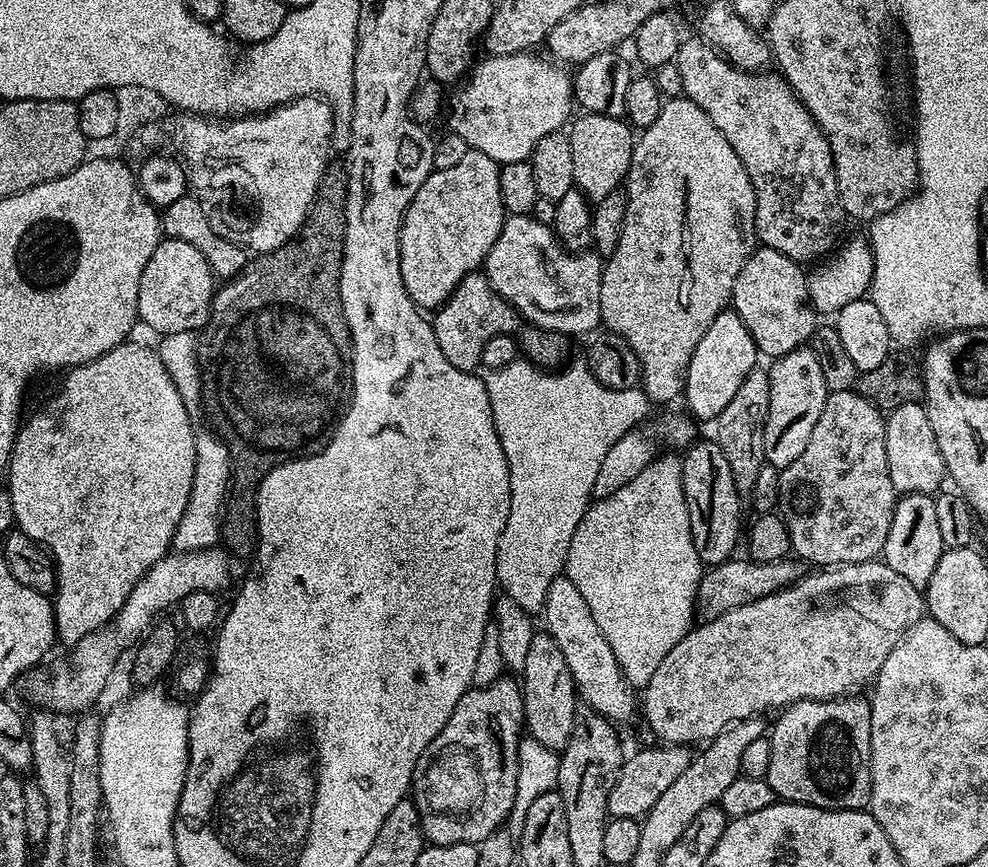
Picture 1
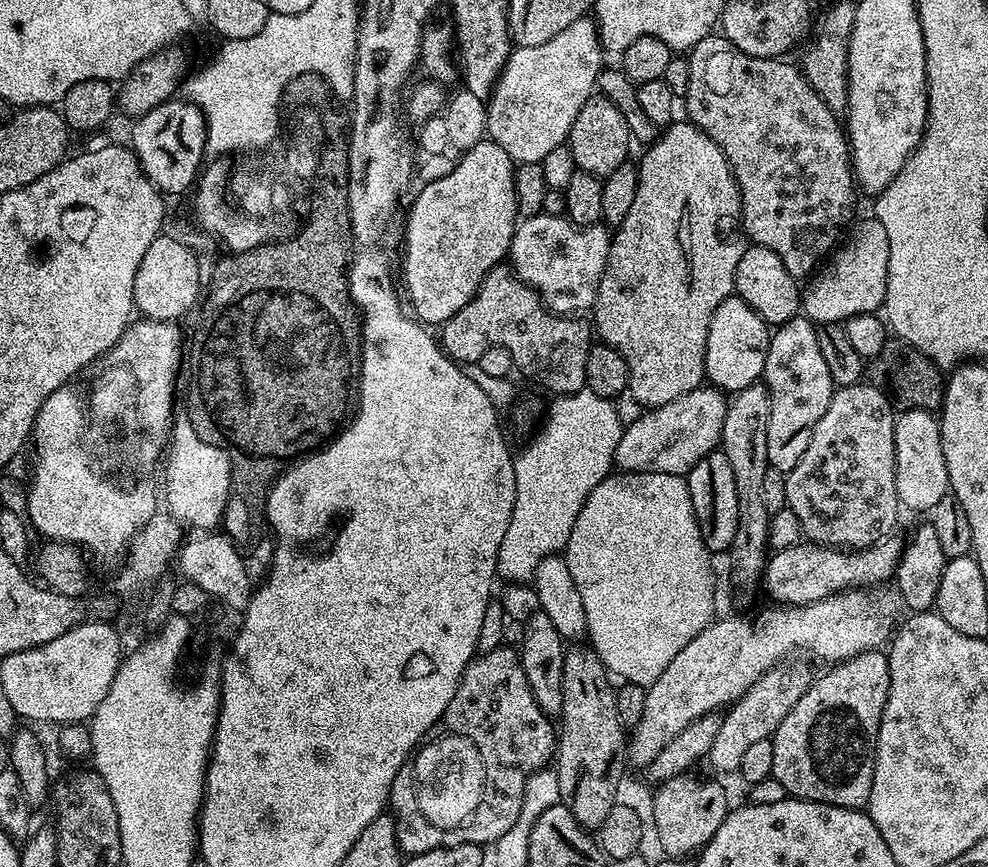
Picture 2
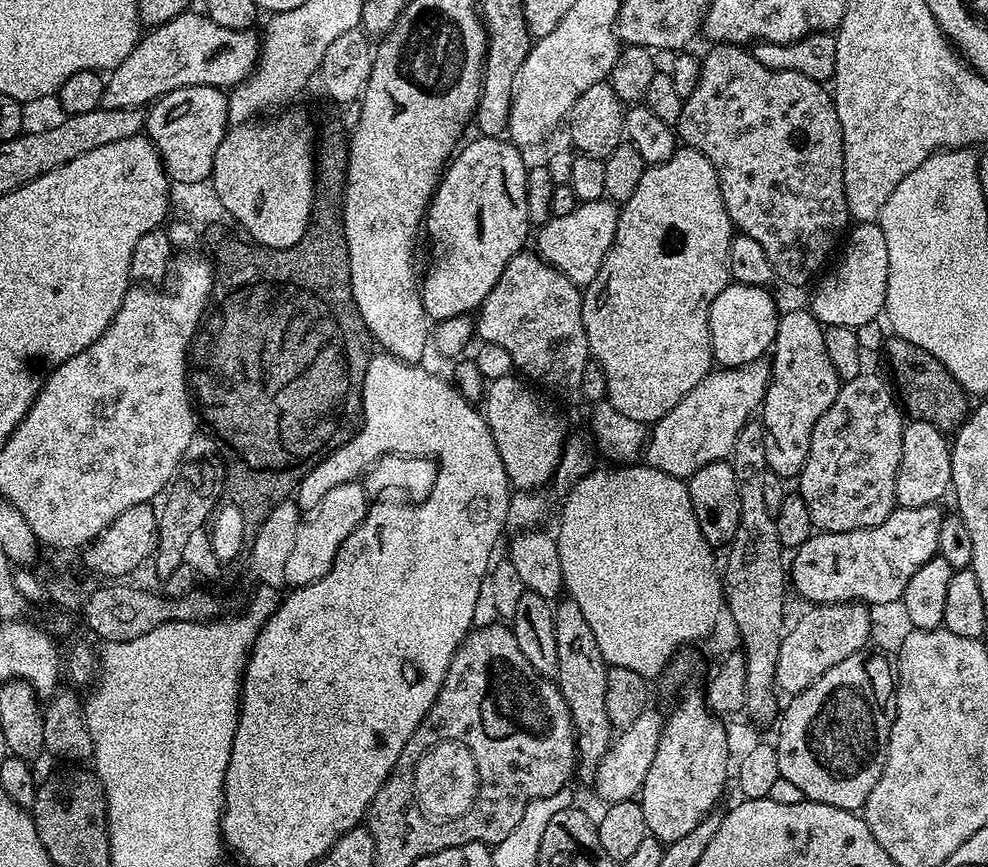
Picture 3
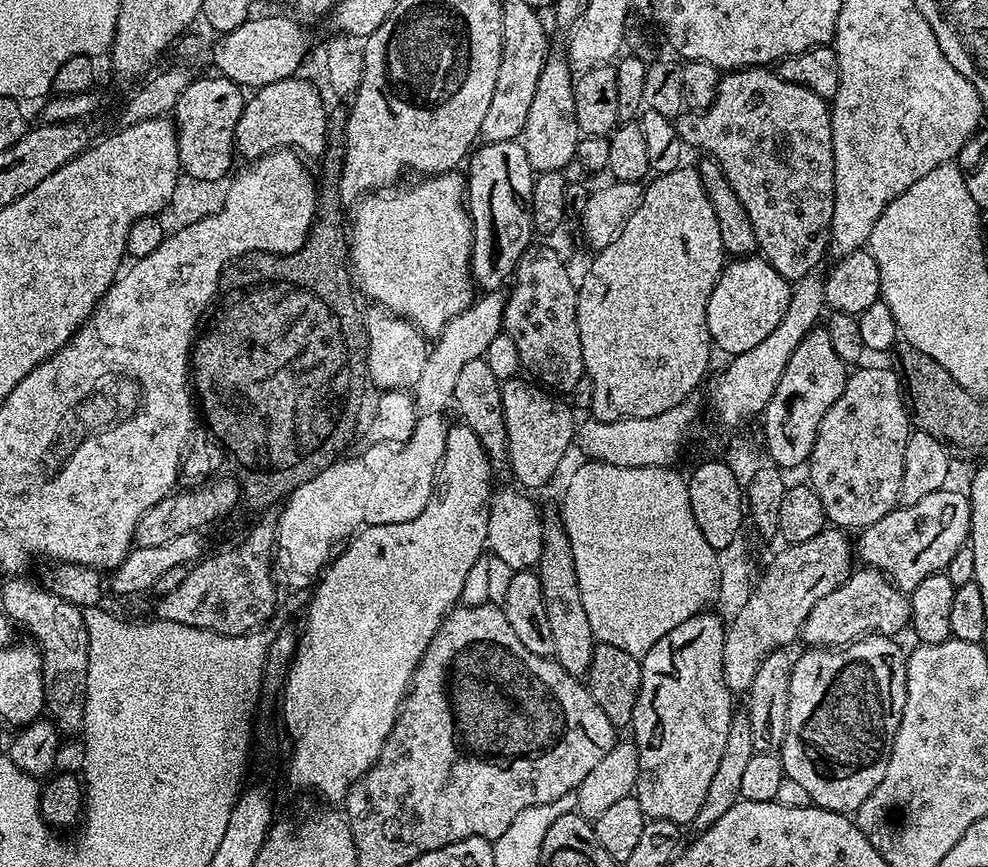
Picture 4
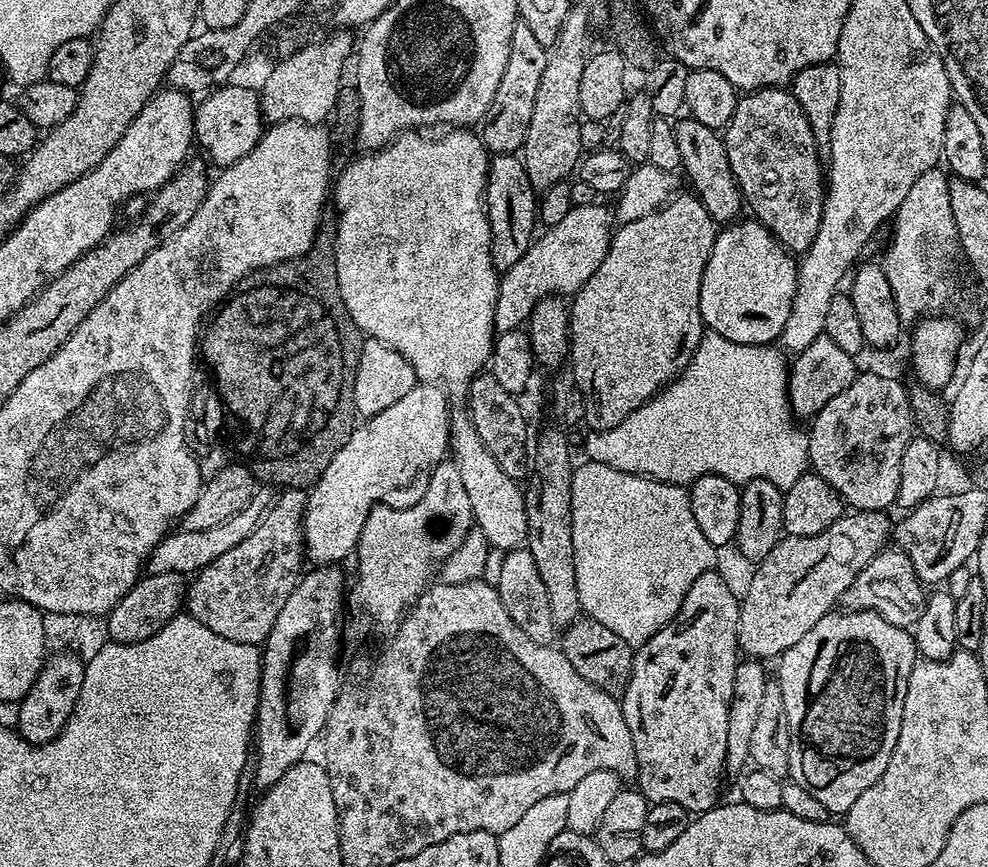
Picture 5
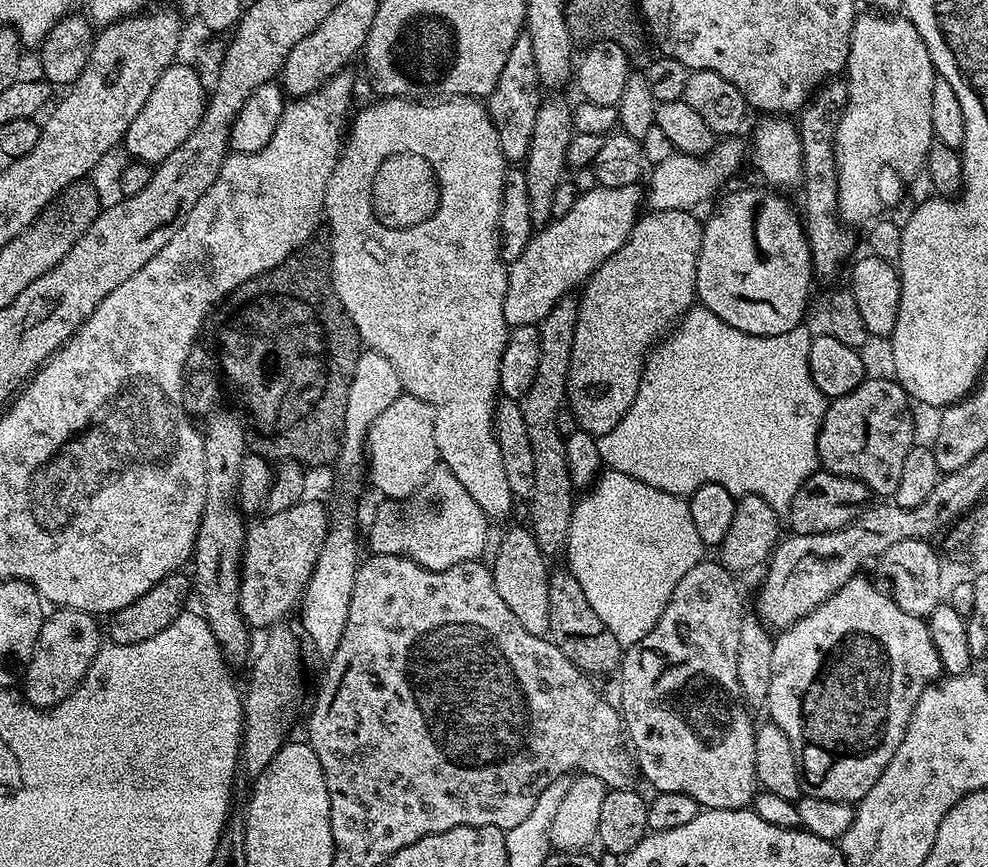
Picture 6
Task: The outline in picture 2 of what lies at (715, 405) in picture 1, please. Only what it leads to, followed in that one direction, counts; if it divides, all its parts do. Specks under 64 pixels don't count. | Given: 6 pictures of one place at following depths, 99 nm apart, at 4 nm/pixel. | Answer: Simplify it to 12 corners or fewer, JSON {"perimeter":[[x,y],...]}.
{"perimeter":[[739,296],[710,318],[707,383],[741,392],[764,375],[770,325]]}

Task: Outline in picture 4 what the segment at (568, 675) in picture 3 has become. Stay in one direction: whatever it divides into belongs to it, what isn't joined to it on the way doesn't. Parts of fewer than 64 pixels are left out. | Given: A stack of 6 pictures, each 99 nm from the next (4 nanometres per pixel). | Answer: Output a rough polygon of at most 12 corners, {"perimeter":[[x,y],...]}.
{"perimeter":[[544,520],[538,565],[555,659],[583,677],[594,658],[570,538]]}

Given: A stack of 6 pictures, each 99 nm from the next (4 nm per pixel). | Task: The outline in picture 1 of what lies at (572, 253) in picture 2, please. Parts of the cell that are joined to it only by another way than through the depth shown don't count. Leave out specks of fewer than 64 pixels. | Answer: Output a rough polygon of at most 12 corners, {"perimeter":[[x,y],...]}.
{"perimeter":[[508,216],[482,275],[529,325],[601,327],[604,264]]}

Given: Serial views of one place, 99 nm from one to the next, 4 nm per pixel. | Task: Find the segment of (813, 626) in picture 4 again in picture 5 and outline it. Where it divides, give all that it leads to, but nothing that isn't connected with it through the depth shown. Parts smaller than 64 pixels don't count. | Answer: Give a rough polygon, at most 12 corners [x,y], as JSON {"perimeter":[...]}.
{"perimeter":[[902,550],[879,552],[844,591],[848,610],[911,629],[926,588]]}

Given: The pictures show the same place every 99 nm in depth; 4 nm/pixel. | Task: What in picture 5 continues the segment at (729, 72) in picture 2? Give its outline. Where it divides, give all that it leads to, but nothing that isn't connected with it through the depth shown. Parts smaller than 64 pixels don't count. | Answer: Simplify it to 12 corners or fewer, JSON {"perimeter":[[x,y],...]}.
{"perimeter":[[784,86],[737,99],[722,130],[740,195],[807,252],[826,176]]}

